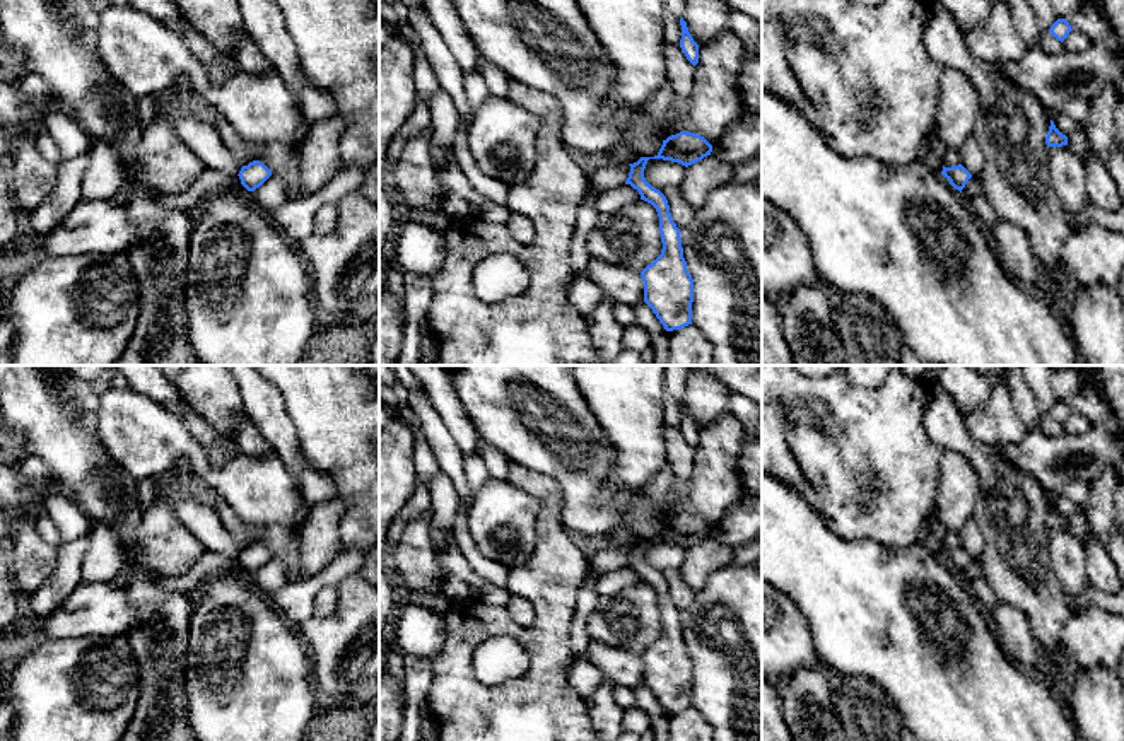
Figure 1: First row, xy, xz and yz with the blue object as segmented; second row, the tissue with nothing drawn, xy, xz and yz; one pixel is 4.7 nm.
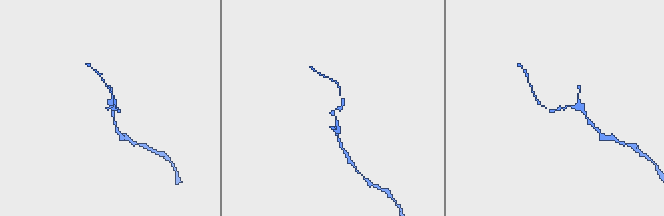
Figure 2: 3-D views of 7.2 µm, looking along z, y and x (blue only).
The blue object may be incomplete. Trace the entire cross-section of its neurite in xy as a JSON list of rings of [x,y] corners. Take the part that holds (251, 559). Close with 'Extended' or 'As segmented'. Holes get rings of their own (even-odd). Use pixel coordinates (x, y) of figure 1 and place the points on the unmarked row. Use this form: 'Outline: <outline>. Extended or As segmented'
Outline: [[[253,543],[243,548],[237,558],[248,574],[255,574],[272,558],[272,553],[263,545]]]. As segmented

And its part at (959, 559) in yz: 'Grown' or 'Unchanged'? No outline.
Unchanged

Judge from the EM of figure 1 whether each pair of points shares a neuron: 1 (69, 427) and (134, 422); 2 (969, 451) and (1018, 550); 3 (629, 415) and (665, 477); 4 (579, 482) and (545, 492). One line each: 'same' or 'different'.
1: different
2: same
3: different
4: different

